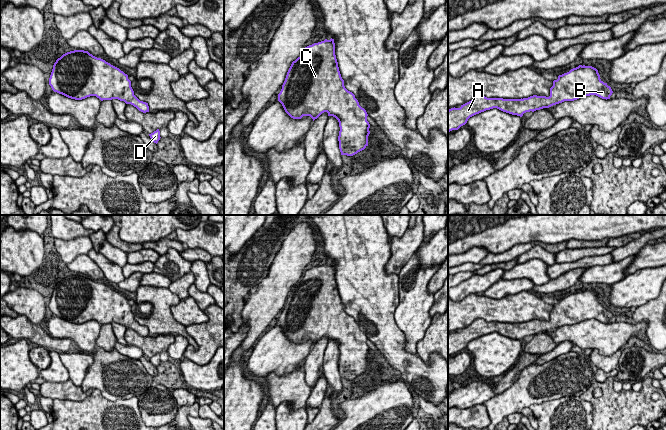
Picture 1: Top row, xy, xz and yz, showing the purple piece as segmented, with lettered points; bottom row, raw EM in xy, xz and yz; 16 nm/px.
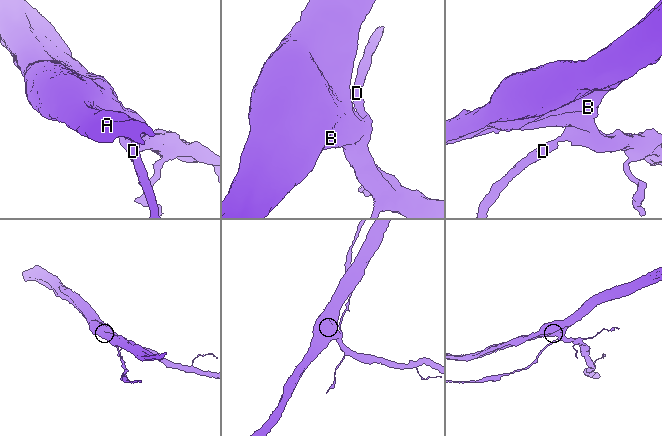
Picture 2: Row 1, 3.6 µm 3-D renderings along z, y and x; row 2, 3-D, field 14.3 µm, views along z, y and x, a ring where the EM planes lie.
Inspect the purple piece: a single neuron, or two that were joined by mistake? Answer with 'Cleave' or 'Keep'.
Keep

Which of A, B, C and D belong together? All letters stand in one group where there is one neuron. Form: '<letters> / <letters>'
A B C D

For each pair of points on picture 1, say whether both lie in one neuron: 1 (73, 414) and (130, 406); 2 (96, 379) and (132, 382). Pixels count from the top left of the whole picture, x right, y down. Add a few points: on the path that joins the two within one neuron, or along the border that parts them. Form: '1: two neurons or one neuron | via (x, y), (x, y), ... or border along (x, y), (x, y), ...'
1: one neuron | via (87, 414), (116, 413)
2: one neuron | via (105, 379), (123, 379)

